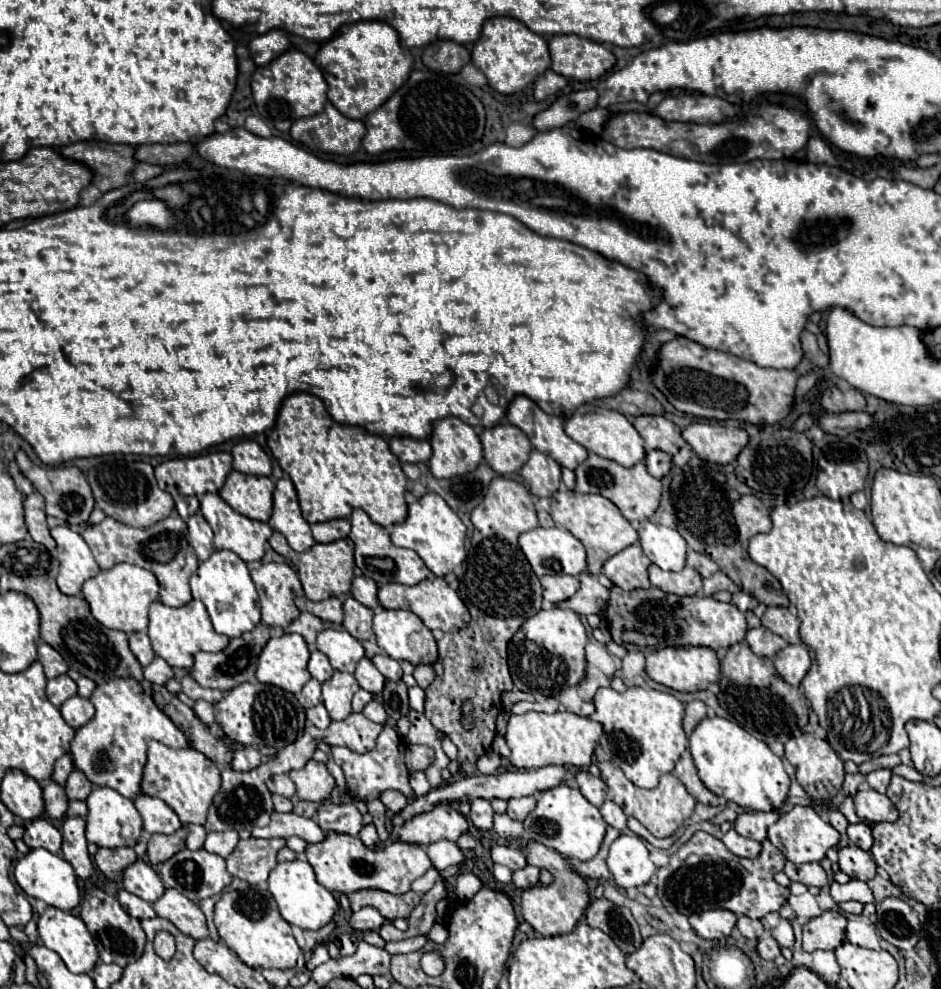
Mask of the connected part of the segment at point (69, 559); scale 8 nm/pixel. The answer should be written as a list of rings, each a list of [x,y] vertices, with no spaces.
[[[67,525],[51,529],[51,537],[57,541],[57,553],[61,563],[57,575],[57,585],[61,593],[81,595],[81,585],[101,571],[89,545],[79,533],[71,531]]]

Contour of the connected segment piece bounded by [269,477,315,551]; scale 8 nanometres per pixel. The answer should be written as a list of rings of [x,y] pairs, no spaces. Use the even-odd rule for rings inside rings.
[[[287,477],[275,483],[273,515],[269,519],[269,525],[271,529],[283,533],[295,551],[307,551],[315,545],[309,523],[301,515],[293,481]]]

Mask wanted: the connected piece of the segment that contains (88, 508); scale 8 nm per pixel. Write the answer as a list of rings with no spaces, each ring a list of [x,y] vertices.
[[[21,449],[17,451],[17,465],[19,465],[21,473],[33,483],[33,487],[45,497],[47,515],[63,519],[71,525],[79,525],[89,519],[95,499],[93,499],[91,487],[89,487],[85,475],[81,473],[81,469],[77,469],[77,467],[39,467],[39,465],[33,465],[27,459],[27,453]]]

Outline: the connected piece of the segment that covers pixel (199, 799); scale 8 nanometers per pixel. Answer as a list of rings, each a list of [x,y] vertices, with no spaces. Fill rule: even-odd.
[[[159,741],[149,743],[147,763],[141,779],[141,795],[159,797],[165,801],[181,819],[183,825],[197,823],[203,825],[207,819],[207,809],[213,803],[215,793],[221,787],[221,773],[215,761],[205,757],[195,749],[171,749]]]

